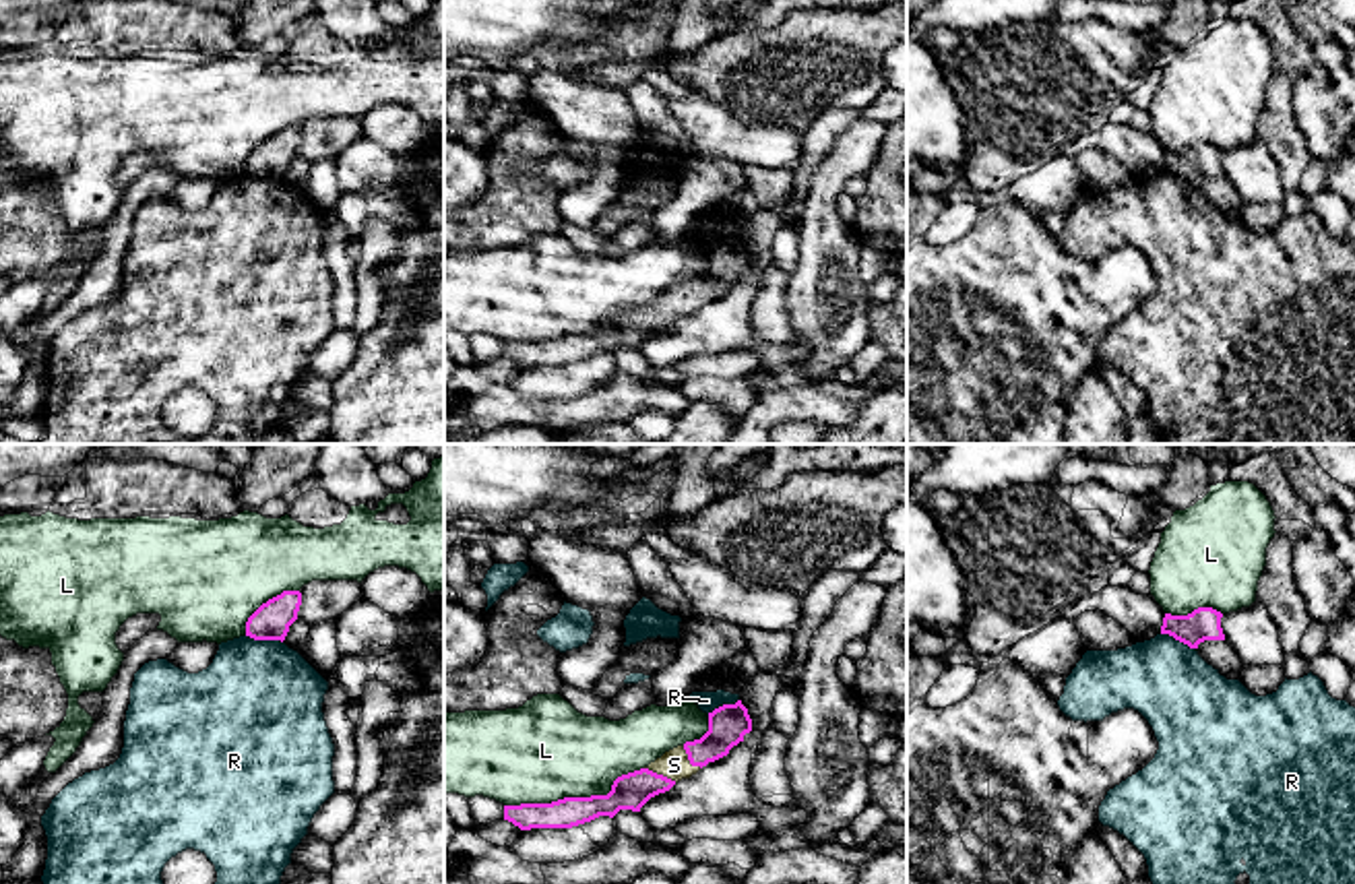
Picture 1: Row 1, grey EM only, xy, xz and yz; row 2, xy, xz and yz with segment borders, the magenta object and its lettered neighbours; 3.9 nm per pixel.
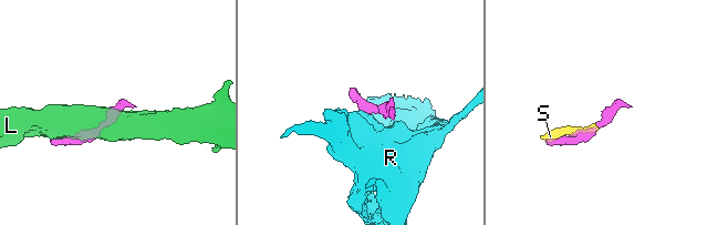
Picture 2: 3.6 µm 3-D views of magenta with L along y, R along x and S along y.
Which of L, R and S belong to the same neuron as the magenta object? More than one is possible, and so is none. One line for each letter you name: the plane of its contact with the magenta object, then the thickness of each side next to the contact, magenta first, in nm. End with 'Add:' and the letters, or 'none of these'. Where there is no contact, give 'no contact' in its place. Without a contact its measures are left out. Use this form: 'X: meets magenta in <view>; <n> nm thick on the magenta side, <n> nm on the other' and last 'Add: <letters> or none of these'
S: meets magenta in xz; 140 nm thick on the magenta side, 120 nm on the other
Add: S

